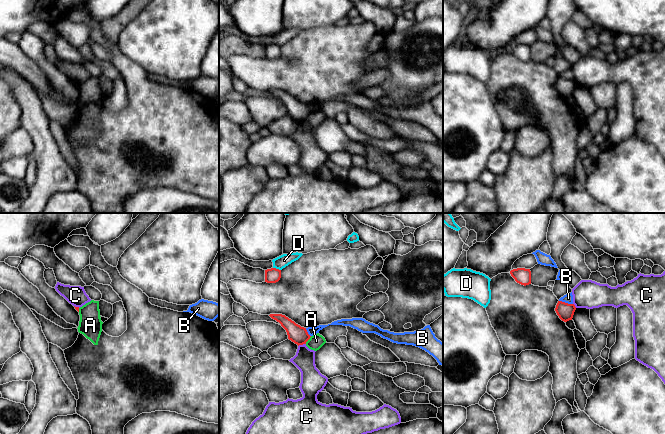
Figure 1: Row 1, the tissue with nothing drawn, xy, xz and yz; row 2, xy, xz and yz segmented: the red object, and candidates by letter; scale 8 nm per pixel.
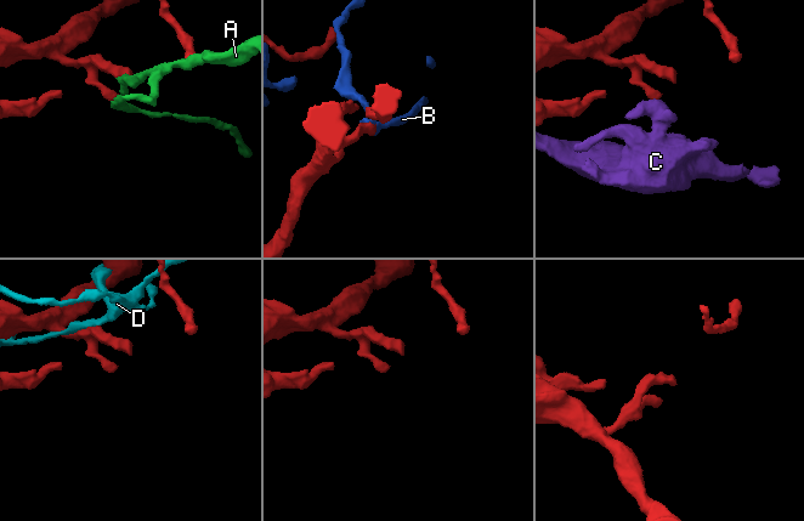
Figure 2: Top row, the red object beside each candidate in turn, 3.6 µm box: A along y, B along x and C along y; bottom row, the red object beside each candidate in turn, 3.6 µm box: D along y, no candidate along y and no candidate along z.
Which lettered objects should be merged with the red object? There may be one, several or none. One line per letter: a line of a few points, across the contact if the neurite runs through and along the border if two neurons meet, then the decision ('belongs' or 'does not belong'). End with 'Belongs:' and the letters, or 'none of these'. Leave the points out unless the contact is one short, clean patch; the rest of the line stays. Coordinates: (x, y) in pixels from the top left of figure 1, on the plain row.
A: does not belong
B: does not belong
C: xz (305, 119), (298, 122) | does not belong
D: does not belong
Belongs: none of these

